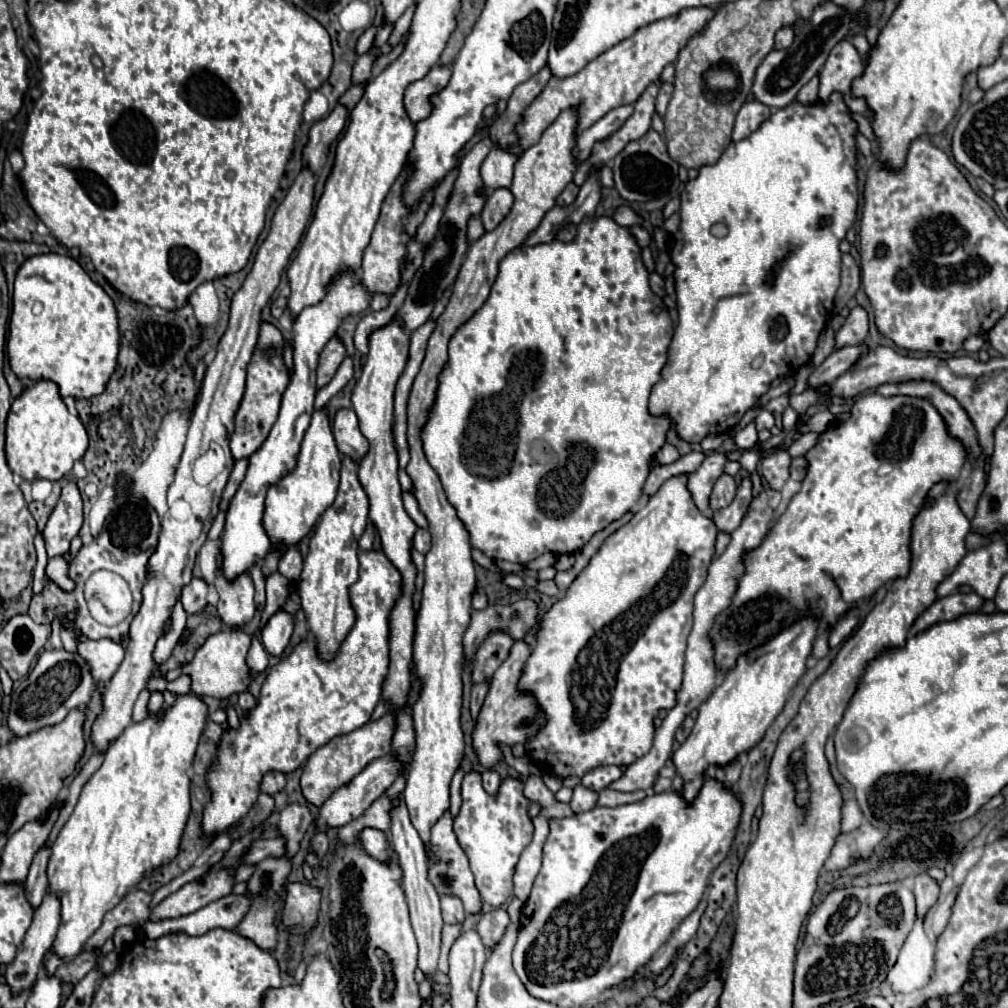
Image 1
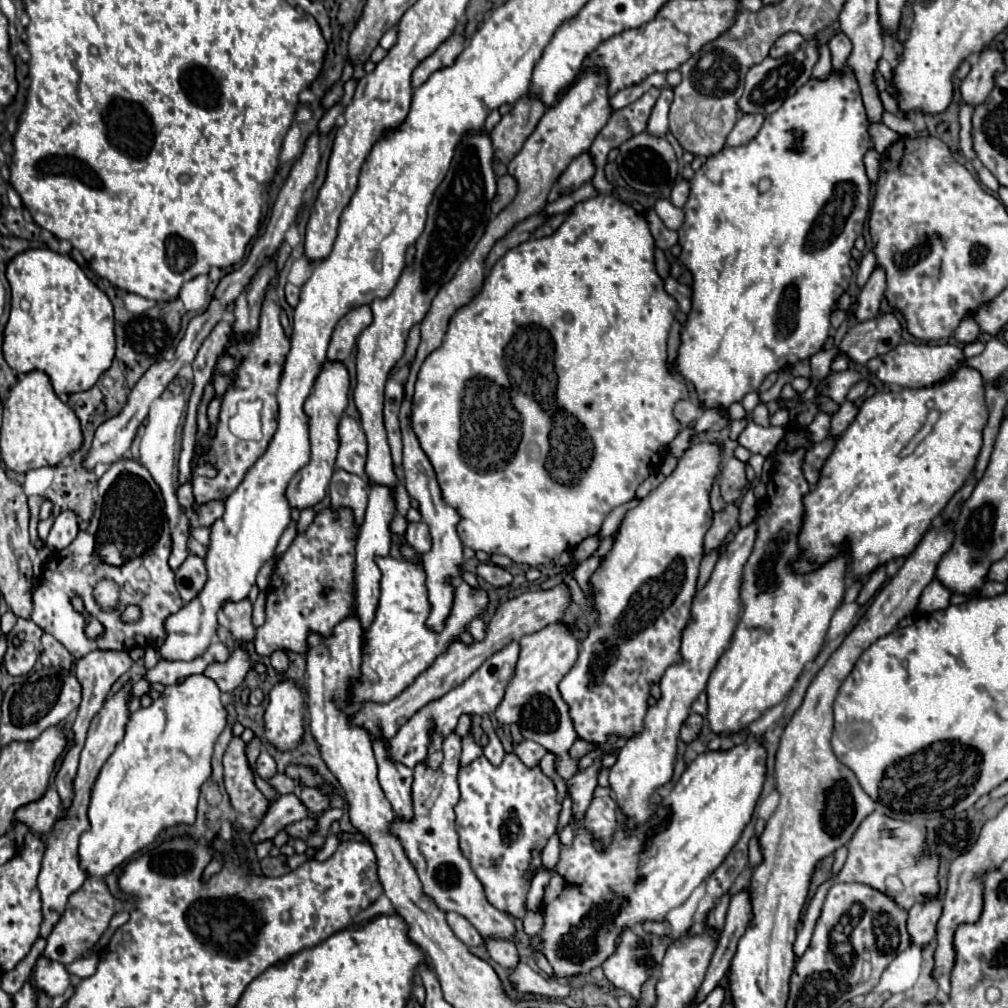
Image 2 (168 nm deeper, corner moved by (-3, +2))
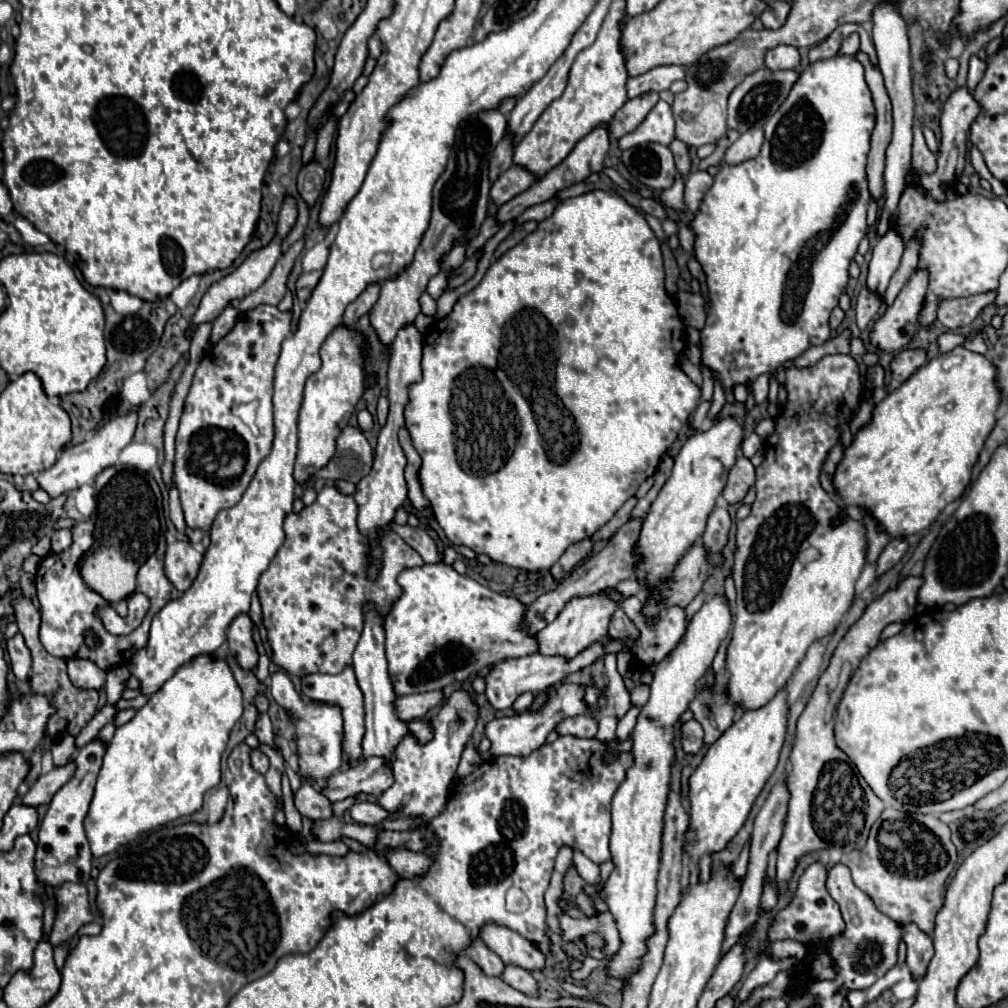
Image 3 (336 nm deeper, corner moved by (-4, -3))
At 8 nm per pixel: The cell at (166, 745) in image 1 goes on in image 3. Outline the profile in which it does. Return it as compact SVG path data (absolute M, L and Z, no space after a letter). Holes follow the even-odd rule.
M202 654L180 666L174 676L148 698L148 702L128 724L116 728L116 734L106 748L102 768L98 772L94 798L84 818L84 828L90 840L92 854L104 856L108 852L114 852L120 844L134 840L146 830L200 810L204 794L220 784L222 752L226 750L230 730L240 720L240 716L242 692L224 658Z

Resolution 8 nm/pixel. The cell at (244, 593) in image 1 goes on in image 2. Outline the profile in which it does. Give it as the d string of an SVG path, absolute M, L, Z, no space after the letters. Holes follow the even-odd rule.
M249 599L223 603L223 611L229 617L229 629L239 641L253 641L255 637L255 627L251 625L251 609L253 603Z

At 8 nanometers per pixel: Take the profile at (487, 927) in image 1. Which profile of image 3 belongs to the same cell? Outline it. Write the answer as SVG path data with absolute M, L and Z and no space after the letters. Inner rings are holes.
M506 966L504 974L502 974L502 980L506 984L510 984L512 988L516 988L518 992L526 994L526 996L536 996L538 994L538 984L536 980L532 978L532 974L524 968L518 968L518 966Z

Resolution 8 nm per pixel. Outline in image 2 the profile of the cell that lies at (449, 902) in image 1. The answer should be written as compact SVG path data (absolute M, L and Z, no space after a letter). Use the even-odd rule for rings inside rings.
M449 911L447 913L447 923L449 927L453 929L453 933L469 947L475 947L475 945L481 945L483 943L483 937L477 933L477 929L459 913L455 911Z

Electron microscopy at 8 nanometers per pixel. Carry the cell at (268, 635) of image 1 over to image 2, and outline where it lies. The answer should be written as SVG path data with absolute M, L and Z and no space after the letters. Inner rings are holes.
M277 649L277 651L273 651L271 653L271 665L279 671L279 673L283 673L283 671L287 671L287 653L283 651L283 649Z

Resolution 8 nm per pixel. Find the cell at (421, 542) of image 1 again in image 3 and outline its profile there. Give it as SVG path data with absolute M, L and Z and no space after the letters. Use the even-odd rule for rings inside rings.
M392 522L390 526L392 526L394 532L398 532L398 534L404 538L404 542L408 542L408 544L424 558L426 564L440 562L436 542L430 538L430 534L428 534L422 526L412 528L412 526L408 526L408 524L406 524L406 526L398 526L398 524L394 524L394 522Z

